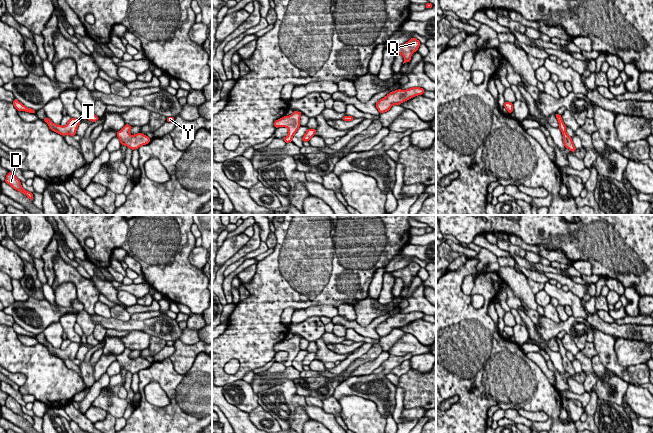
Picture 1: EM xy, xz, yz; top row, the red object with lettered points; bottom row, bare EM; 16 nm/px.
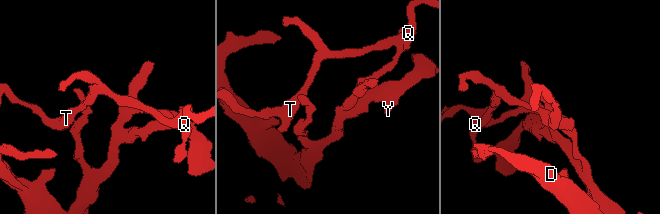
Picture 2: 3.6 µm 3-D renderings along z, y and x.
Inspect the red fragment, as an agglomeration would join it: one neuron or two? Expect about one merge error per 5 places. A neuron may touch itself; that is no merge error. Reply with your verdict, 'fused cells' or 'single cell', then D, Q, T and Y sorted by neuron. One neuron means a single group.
single cell; groups D Q T Y

